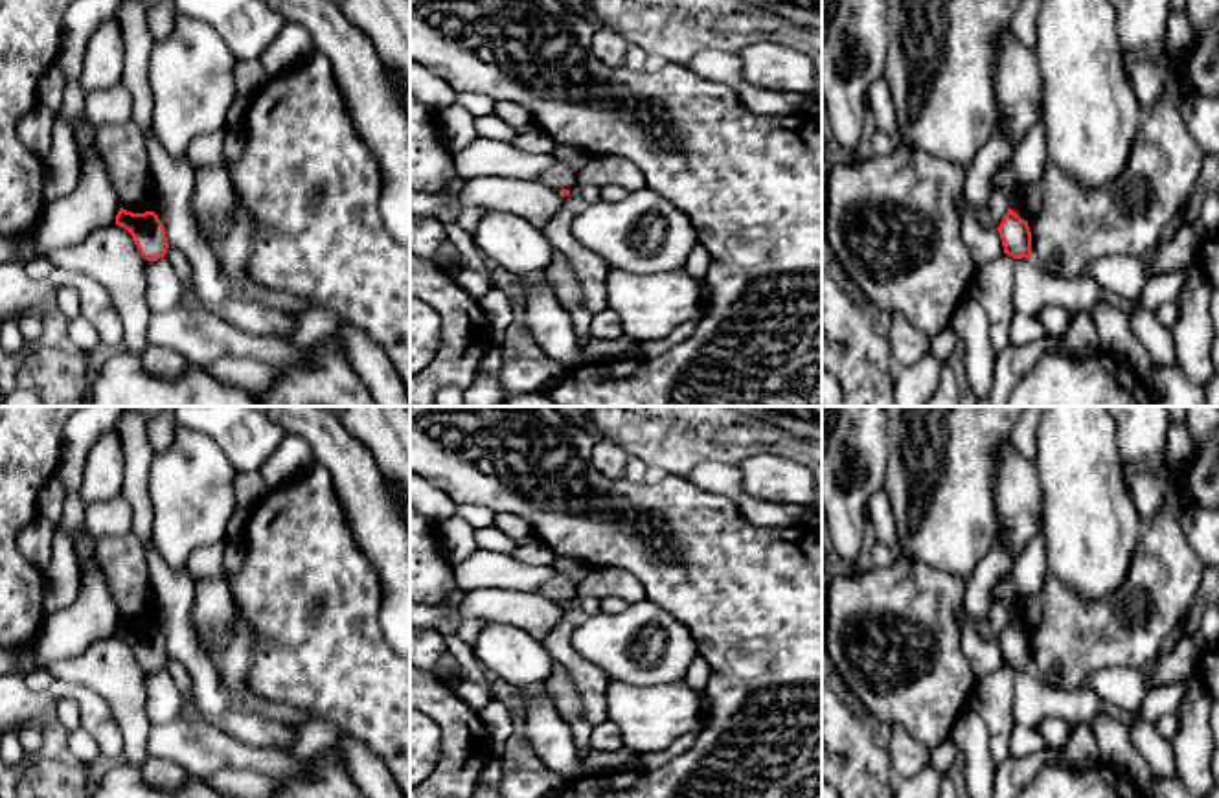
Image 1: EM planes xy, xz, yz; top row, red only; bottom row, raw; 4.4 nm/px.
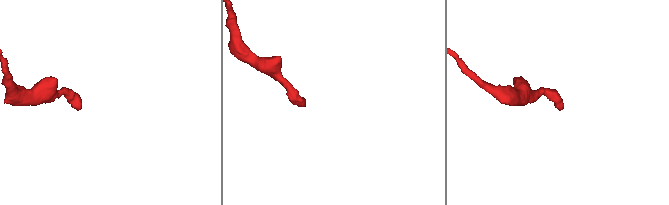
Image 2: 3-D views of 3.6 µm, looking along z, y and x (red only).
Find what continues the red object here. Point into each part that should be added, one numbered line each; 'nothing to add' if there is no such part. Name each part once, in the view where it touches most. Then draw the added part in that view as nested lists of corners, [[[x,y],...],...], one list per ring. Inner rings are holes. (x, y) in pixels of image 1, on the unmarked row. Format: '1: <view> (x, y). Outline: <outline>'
nothing to add

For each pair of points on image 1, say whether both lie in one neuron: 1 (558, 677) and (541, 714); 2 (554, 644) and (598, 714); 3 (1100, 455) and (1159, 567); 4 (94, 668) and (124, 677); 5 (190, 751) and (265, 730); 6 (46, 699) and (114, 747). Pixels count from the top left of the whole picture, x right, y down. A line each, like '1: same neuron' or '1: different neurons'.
1: different neurons
2: same neuron
3: different neurons
4: same neuron
5: different neurons
6: same neuron

